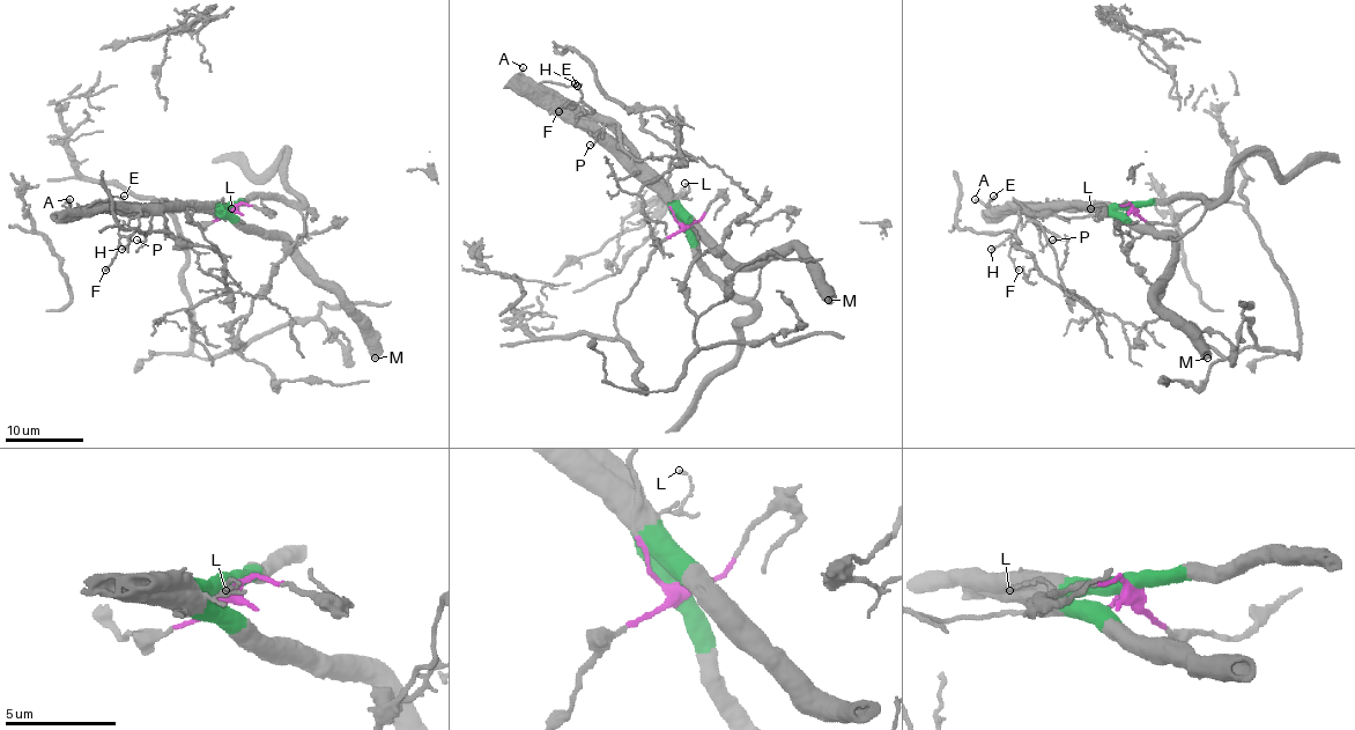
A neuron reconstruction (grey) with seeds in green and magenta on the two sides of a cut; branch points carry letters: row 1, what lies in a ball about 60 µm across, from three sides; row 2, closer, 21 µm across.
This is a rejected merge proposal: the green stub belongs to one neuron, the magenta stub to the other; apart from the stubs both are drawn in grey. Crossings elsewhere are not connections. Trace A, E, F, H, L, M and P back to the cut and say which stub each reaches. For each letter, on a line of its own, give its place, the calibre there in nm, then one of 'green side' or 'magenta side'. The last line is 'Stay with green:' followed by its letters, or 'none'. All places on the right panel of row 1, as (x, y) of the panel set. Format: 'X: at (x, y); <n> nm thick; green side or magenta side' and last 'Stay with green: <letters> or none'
A: at (975, 199); 200 nm thick; green side
E: at (993, 196); 130 nm thick; green side
F: at (1019, 270); 140 nm thick; green side
H: at (991, 249); 90 nm thick; green side
L: at (1090, 208); 110 nm thick; green side
M: at (1207, 358); 550 nm thick; green side
P: at (1052, 240); 140 nm thick; green side
Stay with green: A, E, F, H, L, M, P

